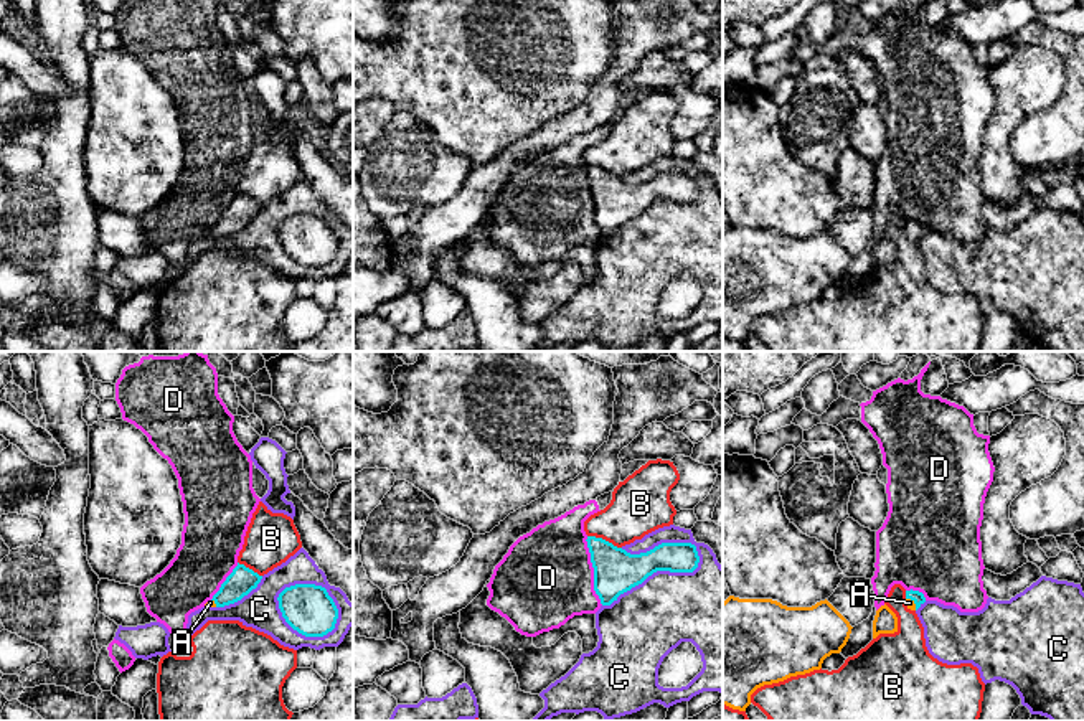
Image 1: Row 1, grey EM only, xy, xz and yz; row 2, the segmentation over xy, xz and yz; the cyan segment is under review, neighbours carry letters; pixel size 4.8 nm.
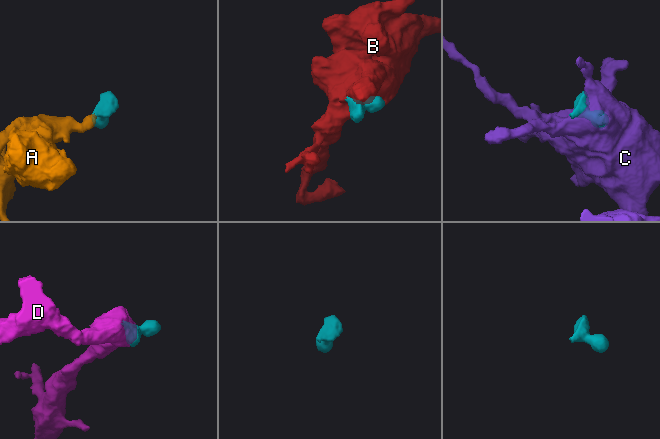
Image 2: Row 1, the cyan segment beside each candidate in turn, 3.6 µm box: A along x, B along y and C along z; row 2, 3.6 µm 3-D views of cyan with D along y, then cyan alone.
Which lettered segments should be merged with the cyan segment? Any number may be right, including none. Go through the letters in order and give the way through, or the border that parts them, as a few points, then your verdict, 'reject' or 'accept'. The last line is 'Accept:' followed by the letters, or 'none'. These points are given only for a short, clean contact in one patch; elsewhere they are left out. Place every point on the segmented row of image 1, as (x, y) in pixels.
A: runs through yz (916, 596), (914, 603), (909, 603); accept
B: border along xz (588, 535), (604, 538), (621, 548); reject
C: reject
D: reject
Accept: A

